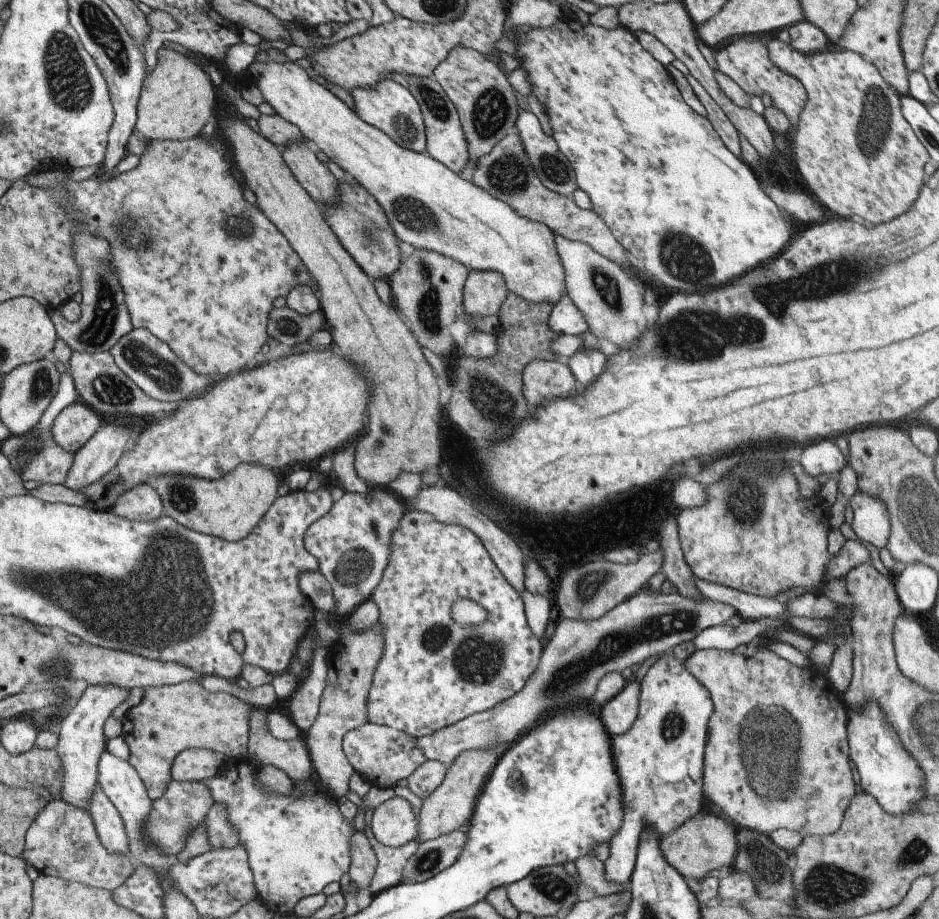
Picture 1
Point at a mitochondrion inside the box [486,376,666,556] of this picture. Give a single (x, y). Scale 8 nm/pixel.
(528, 523)

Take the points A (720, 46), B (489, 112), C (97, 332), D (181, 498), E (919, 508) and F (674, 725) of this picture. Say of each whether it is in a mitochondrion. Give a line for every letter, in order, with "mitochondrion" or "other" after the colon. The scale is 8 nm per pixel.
A: other
B: mitochondrion
C: mitochondrion
D: mitochondrion
E: mitochondrion
F: mitochondrion

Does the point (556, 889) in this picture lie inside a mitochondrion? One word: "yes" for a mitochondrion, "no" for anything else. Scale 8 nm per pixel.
yes

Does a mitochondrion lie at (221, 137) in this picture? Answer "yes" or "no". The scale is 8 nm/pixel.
no

